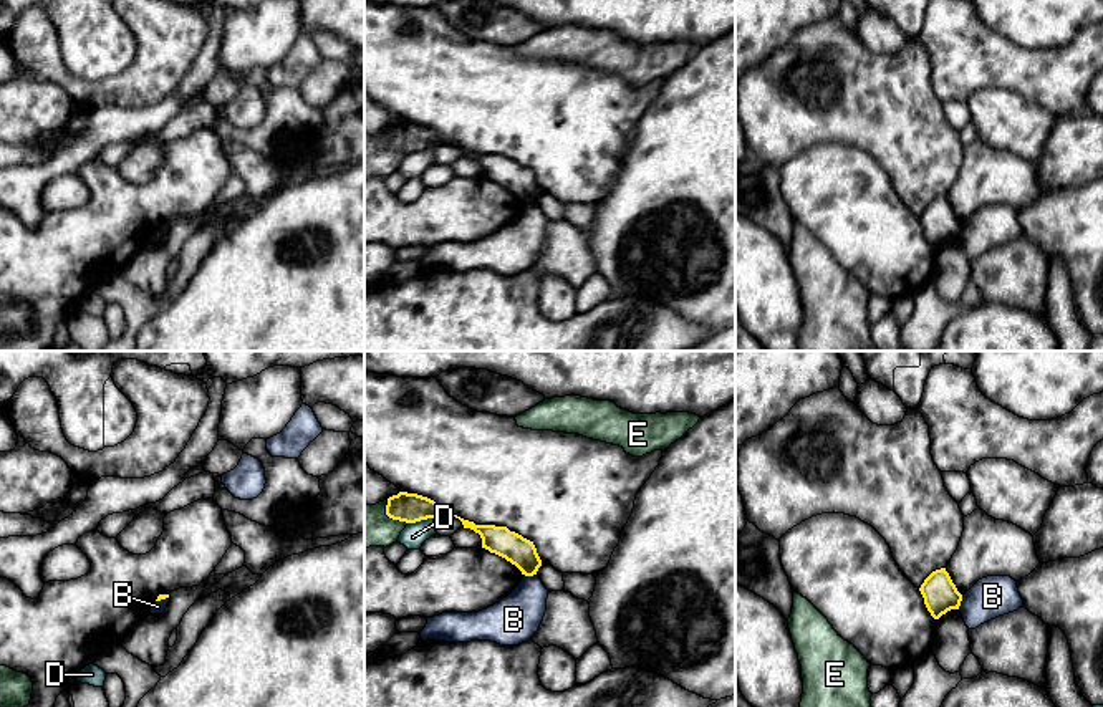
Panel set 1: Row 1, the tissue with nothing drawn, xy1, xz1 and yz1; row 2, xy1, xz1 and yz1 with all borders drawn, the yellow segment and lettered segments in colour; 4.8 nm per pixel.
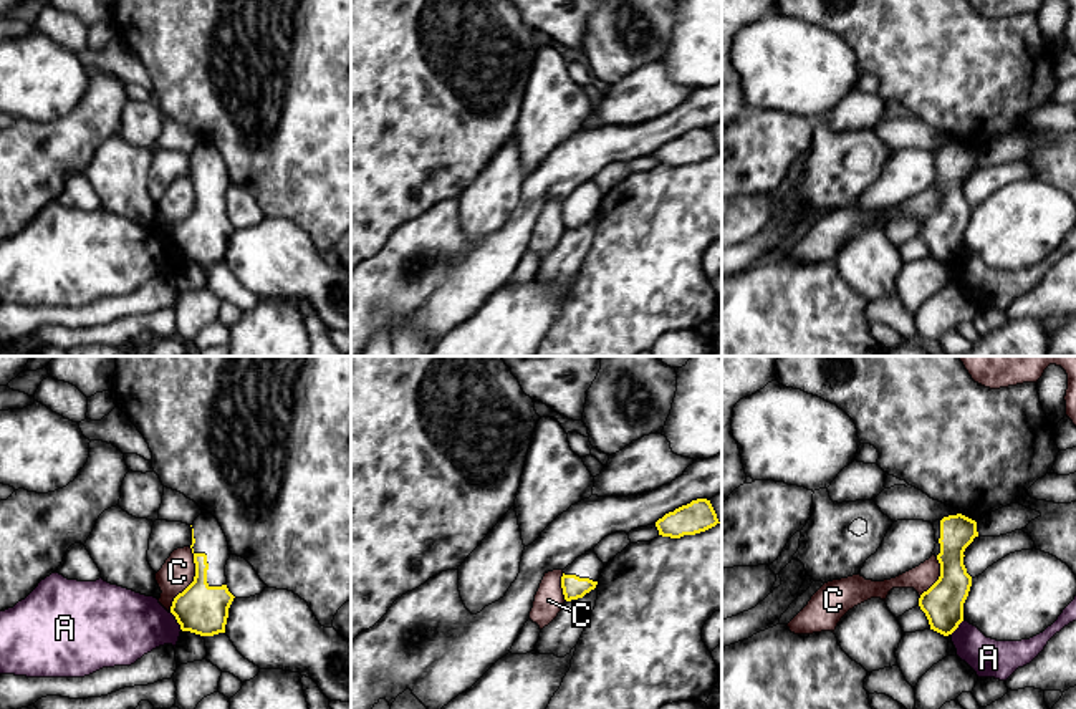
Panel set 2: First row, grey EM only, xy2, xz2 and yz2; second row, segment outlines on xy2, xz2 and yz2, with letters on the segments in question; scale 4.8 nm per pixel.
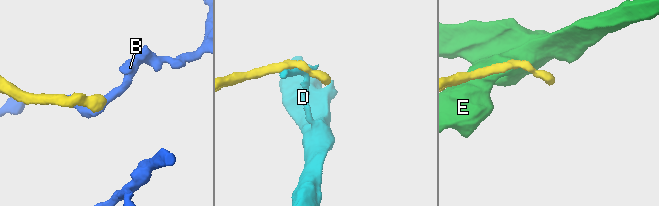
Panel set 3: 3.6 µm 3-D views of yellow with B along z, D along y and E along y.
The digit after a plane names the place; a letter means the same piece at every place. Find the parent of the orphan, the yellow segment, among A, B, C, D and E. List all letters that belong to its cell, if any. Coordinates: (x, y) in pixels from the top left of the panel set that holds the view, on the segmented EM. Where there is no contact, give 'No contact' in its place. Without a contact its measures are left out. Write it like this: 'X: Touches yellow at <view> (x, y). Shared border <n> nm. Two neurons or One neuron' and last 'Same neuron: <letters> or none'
A: Touches yellow at xy2 (177, 622). Shared border 110 nm. Two neurons
B: Touches yellow at xz1 (530, 575). Shared border 60 nm. Two neurons
C: Touches yellow at xy2 (194, 580). Shared border 340 nm. Two neurons
D: Touches yellow at xz1 (419, 520). Shared border 130 nm. Two neurons
E: Touches yellow at xz1 (390, 517). Shared border 160 nm. Two neurons
Same neuron: none

